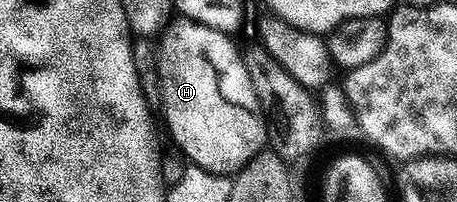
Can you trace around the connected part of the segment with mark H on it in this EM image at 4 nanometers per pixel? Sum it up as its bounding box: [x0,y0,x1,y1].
[156,16,268,174]

